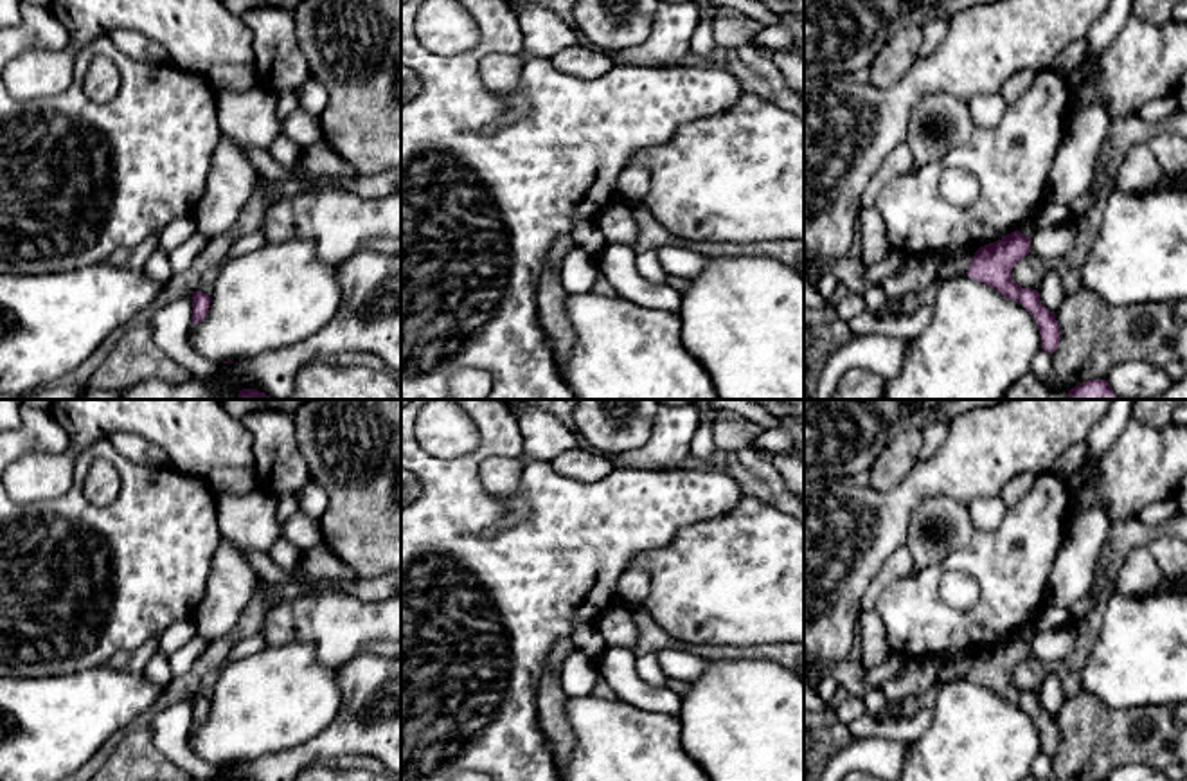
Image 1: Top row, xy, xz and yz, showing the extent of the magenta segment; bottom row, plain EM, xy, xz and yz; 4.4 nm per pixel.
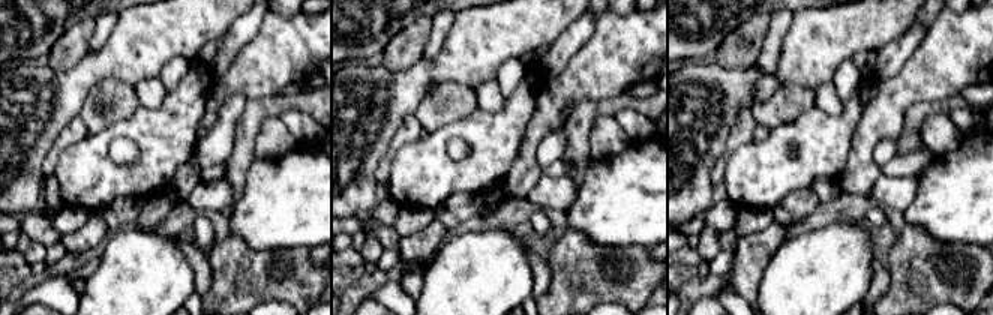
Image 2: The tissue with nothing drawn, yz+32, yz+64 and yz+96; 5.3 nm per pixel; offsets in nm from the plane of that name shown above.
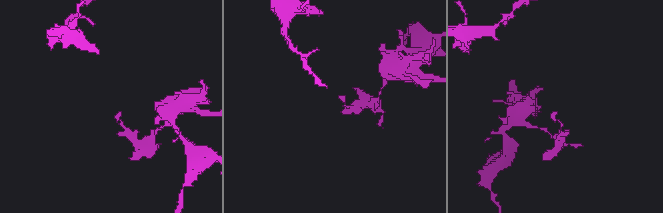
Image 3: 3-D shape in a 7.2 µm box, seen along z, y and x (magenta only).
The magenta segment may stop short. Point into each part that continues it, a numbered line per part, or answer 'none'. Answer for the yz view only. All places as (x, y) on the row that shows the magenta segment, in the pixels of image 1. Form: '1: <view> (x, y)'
none

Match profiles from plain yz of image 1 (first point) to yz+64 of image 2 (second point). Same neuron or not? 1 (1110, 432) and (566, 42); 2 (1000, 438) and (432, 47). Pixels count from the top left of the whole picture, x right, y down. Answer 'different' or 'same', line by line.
1: same
2: different

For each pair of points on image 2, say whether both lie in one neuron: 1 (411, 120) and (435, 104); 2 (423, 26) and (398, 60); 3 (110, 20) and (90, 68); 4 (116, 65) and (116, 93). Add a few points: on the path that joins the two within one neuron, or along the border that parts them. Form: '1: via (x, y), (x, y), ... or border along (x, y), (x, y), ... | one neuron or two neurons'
1: border along (414, 114), (422, 126) | two neurons
2: via (416, 35), (402, 51) | one neuron
3: border along (117, 20), (107, 41), (98, 50), (90, 51) | two neurons
4: border along (132, 84), (102, 78), (86, 98) | two neurons

